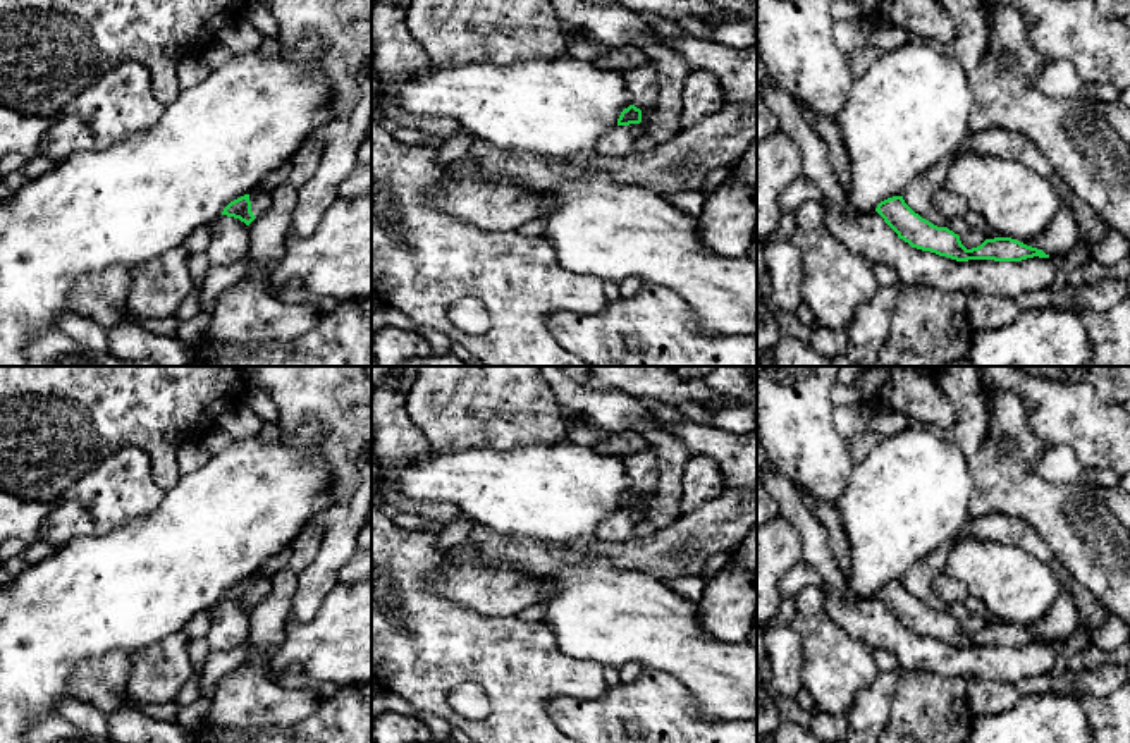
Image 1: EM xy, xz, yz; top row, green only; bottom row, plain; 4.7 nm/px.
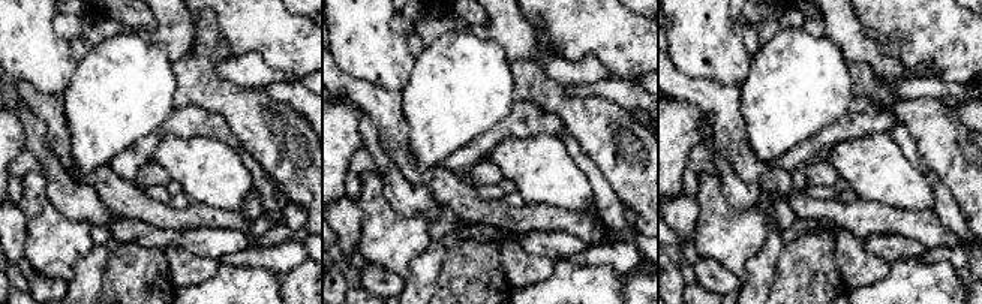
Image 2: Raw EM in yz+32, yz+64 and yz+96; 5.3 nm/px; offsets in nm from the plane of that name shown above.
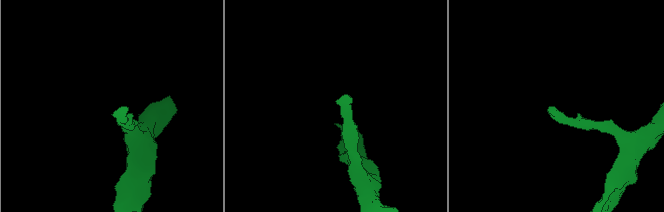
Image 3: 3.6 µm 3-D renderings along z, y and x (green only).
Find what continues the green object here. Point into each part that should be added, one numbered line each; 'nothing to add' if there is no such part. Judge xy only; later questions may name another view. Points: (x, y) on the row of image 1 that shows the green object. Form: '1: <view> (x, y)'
1: xy (260, 200)

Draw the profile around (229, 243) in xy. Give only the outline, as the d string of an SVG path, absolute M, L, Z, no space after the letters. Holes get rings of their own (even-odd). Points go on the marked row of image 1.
M220 215L213 220L206 256L212 267L232 265L248 256L249 229L234 217Z

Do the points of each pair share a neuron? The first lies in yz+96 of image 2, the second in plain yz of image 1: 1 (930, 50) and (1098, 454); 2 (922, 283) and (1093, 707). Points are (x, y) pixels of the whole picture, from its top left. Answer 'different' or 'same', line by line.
1: same
2: different

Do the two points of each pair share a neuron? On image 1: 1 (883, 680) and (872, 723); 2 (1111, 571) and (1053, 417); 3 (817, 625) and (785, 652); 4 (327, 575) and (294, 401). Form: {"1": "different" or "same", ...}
{"1": "same", "2": "different", "3": "different", "4": "same"}

